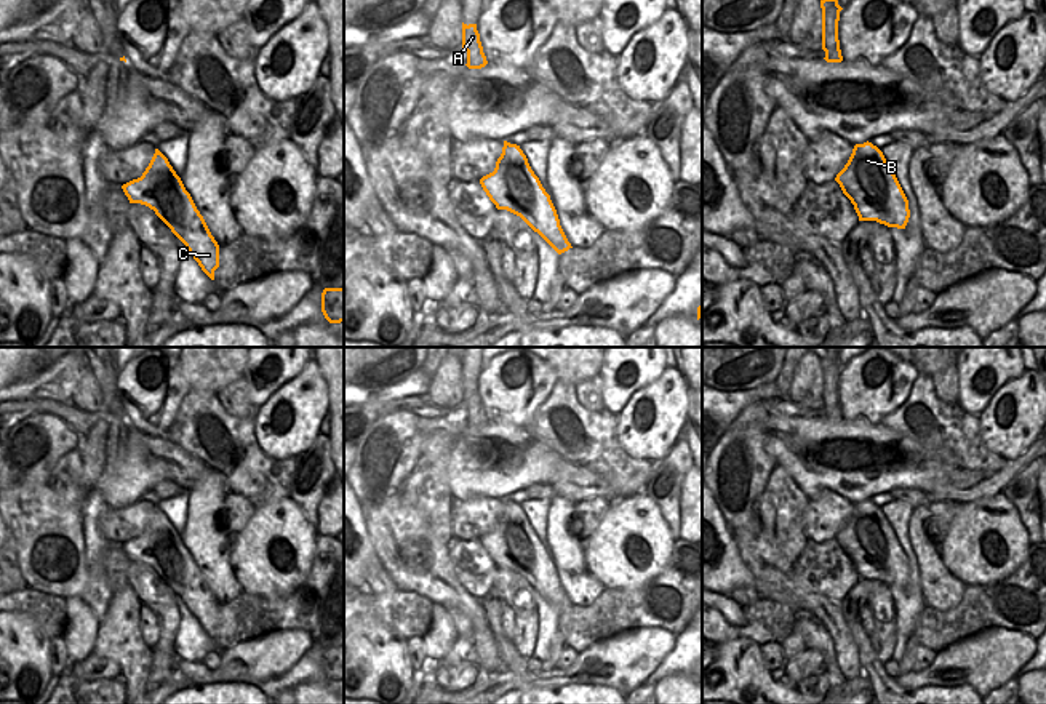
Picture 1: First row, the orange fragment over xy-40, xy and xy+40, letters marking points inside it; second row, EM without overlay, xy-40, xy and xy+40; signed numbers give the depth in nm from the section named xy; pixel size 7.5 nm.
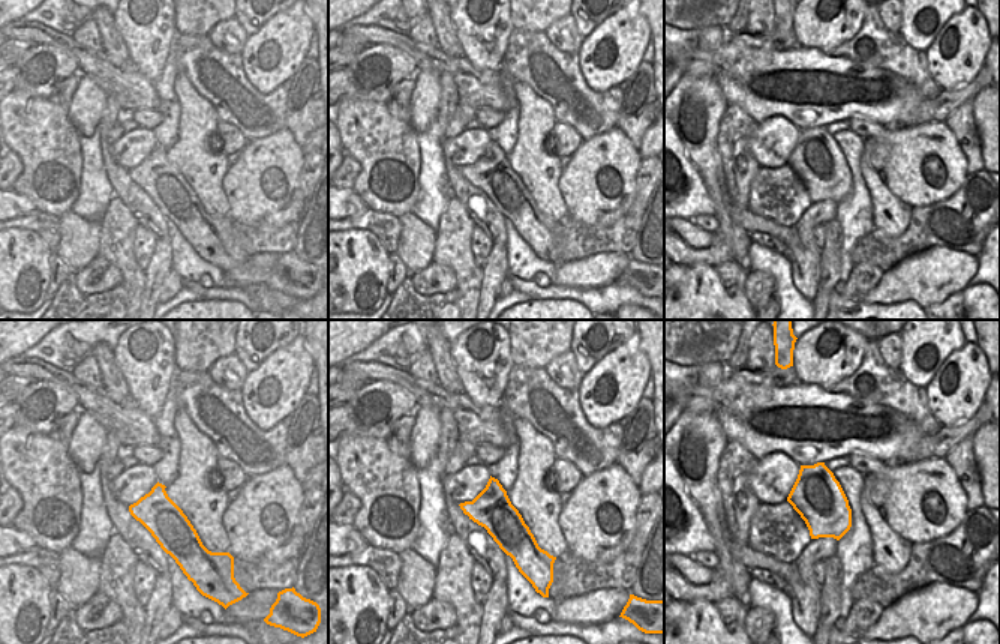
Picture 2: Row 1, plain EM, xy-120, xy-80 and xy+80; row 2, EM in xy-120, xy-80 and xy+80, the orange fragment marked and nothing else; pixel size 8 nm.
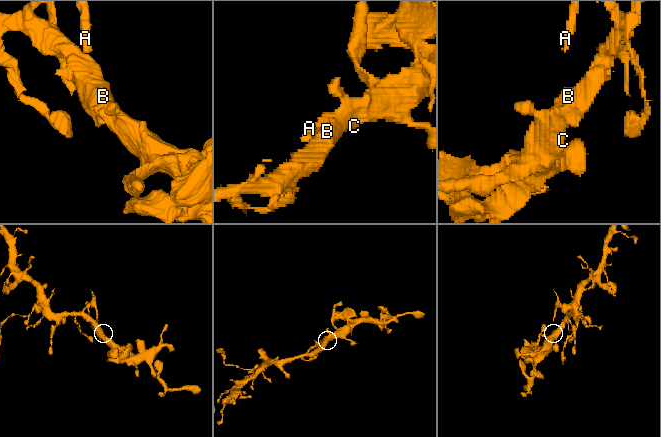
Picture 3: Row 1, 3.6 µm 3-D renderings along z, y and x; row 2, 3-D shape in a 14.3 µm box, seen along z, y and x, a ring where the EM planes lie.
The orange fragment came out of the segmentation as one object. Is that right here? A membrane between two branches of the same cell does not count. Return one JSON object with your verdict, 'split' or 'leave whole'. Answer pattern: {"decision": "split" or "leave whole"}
{"decision": "split"}

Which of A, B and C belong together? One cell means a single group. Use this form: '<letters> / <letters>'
A / B C

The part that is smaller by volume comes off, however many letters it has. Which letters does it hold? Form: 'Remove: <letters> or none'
Remove: A

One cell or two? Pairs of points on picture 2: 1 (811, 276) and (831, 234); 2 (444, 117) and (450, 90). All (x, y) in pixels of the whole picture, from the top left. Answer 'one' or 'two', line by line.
1: two
2: one

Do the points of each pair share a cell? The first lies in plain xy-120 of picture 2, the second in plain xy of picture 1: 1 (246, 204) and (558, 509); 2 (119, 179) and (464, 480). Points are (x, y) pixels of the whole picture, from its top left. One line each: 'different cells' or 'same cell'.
1: different cells
2: different cells

